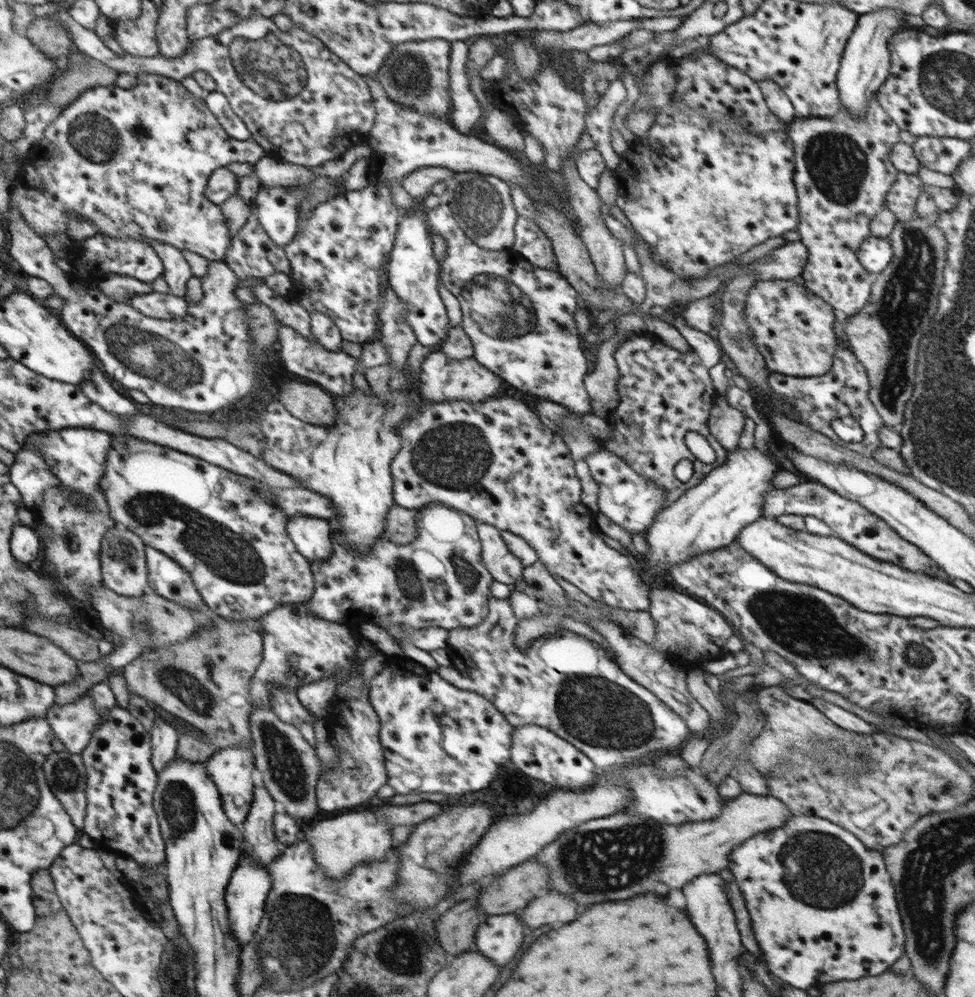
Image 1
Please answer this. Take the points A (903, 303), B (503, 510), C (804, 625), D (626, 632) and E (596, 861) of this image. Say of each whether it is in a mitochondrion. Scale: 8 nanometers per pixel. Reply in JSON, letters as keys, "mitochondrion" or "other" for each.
{"A":"mitochondrion","B":"other","C":"mitochondrion","D":"other","E":"mitochondrion"}

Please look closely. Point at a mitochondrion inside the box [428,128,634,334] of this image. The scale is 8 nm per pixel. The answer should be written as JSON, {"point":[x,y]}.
{"point":[478,204]}

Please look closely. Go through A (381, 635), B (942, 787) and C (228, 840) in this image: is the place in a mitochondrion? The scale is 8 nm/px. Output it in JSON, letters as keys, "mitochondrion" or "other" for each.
{"A":"other","B":"mitochondrion","C":"other"}

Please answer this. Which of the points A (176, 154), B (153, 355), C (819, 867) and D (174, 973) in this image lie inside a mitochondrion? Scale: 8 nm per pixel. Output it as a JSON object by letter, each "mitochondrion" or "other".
{"A":"other","B":"mitochondrion","C":"mitochondrion","D":"mitochondrion"}

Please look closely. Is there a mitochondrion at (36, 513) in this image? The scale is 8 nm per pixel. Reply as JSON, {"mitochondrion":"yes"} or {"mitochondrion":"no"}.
{"mitochondrion":"no"}

